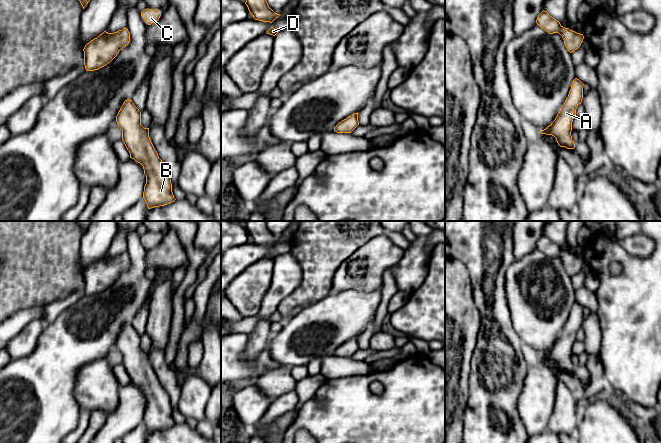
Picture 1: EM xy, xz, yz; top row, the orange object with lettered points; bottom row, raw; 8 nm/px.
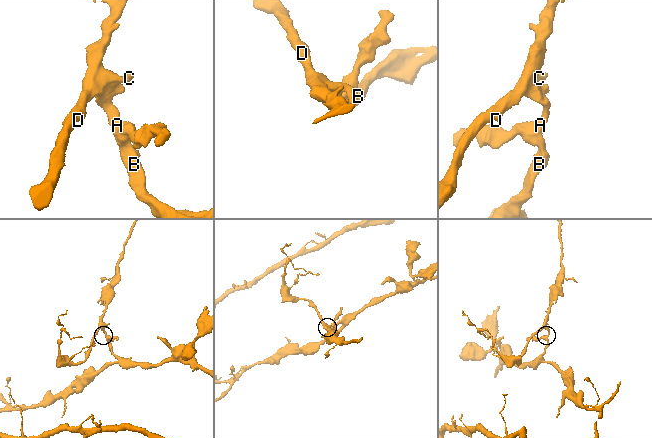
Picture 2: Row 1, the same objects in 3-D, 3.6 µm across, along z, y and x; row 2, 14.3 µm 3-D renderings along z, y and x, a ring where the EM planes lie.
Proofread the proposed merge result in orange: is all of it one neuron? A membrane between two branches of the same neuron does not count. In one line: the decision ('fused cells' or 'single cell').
single cell

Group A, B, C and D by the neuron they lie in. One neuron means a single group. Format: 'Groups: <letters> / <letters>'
Groups: A B C D

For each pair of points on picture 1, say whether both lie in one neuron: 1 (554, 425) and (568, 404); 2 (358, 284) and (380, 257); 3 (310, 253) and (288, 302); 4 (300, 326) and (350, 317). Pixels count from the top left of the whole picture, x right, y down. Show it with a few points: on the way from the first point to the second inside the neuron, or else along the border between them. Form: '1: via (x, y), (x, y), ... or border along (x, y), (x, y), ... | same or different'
1: via (559, 420), (565, 414), (565, 409) | same
2: via (365, 277), (376, 264) | same
3: via (310, 266), (310, 283), (301, 292) | same
4: via (312, 321), (332, 321), (338, 318) | same

